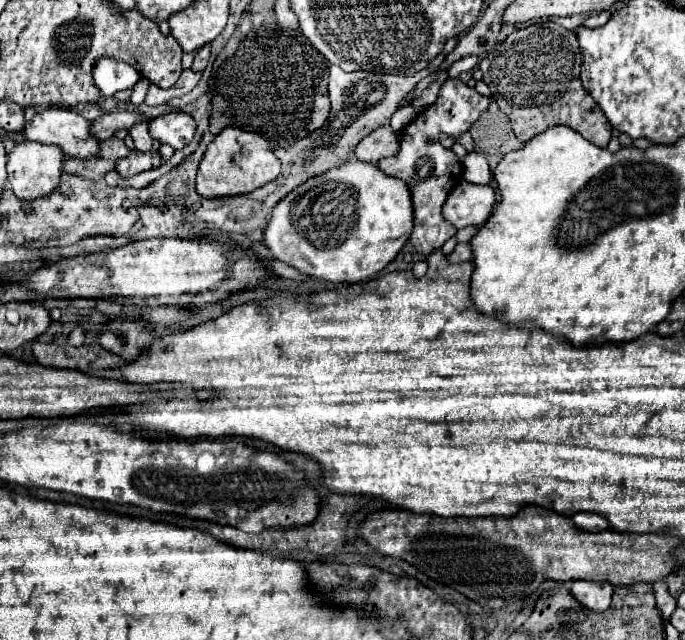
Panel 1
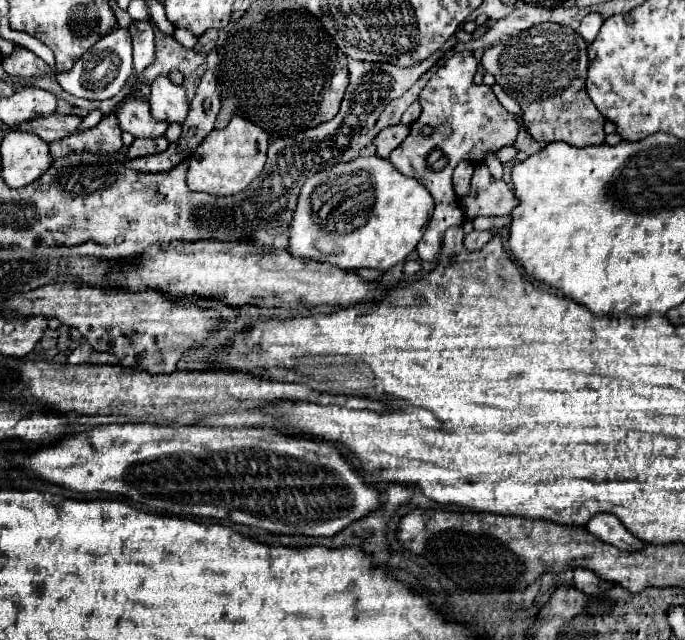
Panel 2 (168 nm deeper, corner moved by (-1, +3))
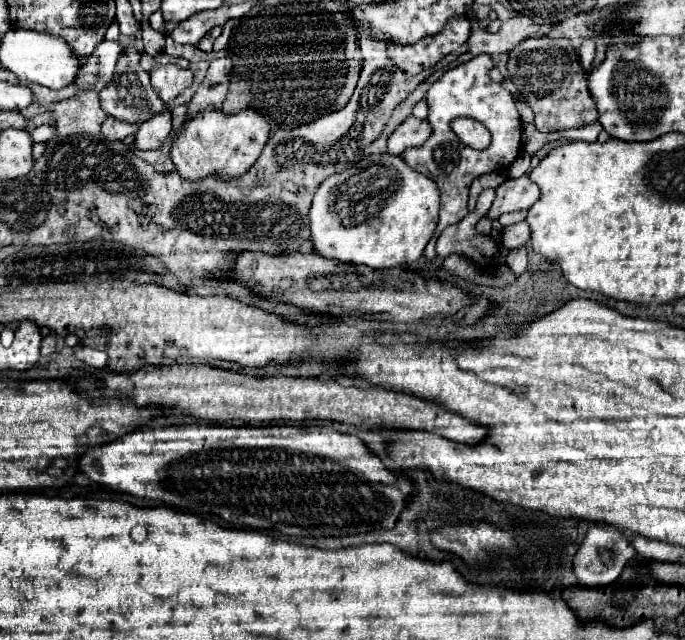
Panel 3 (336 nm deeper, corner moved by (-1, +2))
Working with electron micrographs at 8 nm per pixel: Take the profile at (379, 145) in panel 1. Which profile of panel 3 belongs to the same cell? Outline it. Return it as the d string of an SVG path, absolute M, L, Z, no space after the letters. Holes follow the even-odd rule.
M410 116L388 138L388 152L390 154L402 154L410 146L424 144L430 134L432 134L432 128L426 120L418 120L414 116Z

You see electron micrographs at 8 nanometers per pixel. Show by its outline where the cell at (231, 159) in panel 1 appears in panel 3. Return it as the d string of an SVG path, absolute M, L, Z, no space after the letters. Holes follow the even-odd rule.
M204 108L192 120L184 122L172 148L170 158L186 180L200 180L210 174L222 178L242 176L260 156L270 136L270 124L256 110L244 108L234 116L226 116L220 108Z

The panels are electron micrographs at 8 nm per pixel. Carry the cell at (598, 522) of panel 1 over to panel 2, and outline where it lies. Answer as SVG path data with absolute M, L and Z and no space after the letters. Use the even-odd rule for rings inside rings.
M600 513L600 515L594 515L590 519L590 523L586 525L586 529L596 535L598 539L602 541L608 541L624 551L630 551L630 549L640 549L644 543L634 537L632 533L626 531L626 527L614 517L614 515L608 515L608 513Z

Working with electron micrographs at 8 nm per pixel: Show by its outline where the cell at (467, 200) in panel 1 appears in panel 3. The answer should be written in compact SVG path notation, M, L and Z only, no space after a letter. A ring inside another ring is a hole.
M522 176L516 180L506 180L502 186L498 186L496 200L494 200L488 216L496 220L504 212L528 210L528 208L532 208L532 204L538 198L540 198L540 190L528 176Z

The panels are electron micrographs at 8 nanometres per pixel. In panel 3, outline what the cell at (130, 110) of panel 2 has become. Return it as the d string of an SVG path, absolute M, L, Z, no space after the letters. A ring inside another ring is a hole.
M128 44L120 56L120 60L116 62L116 76L112 78L112 84L108 84L108 88L104 88L104 92L98 94L100 98L100 106L104 108L106 114L114 116L116 120L124 120L124 122L144 122L150 120L154 114L162 112L166 106L164 102L156 96L154 88L150 86L150 76L148 72L140 66L140 56L142 52L134 46Z

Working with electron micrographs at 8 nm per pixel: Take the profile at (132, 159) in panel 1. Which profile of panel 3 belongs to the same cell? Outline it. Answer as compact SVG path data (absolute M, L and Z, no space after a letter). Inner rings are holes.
M166 108L166 112L160 112L158 116L152 116L152 120L146 120L138 134L136 134L136 146L140 150L154 150L160 148L162 142L168 138L170 130L172 130L172 122L170 122L170 108Z

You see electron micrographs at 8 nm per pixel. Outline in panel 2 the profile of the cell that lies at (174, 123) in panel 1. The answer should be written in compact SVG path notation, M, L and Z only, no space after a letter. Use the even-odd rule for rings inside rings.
M158 77L152 83L150 93L150 111L156 121L184 123L188 117L188 101L182 85L174 85L168 77Z

